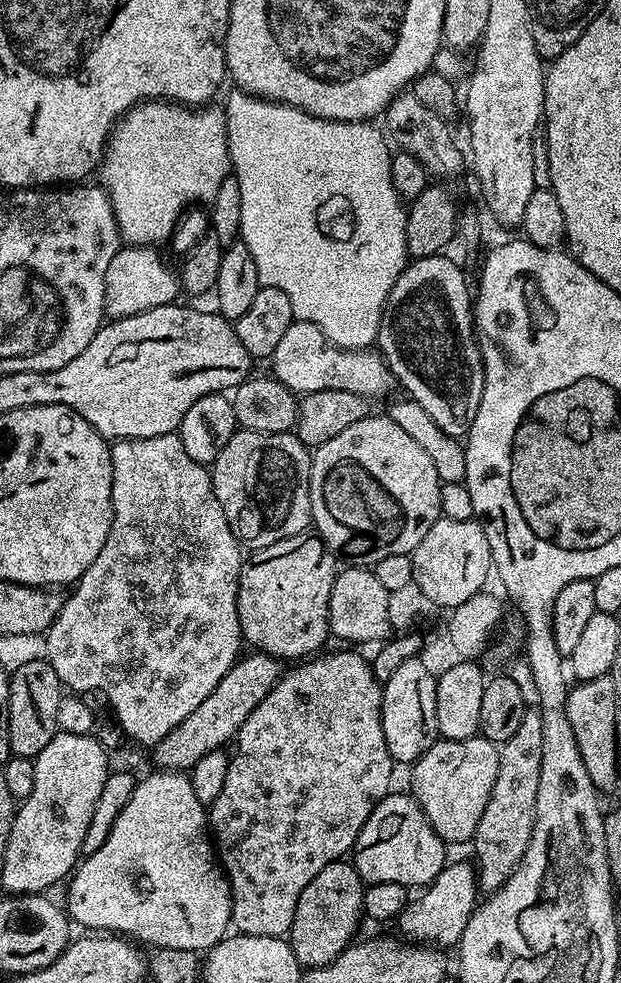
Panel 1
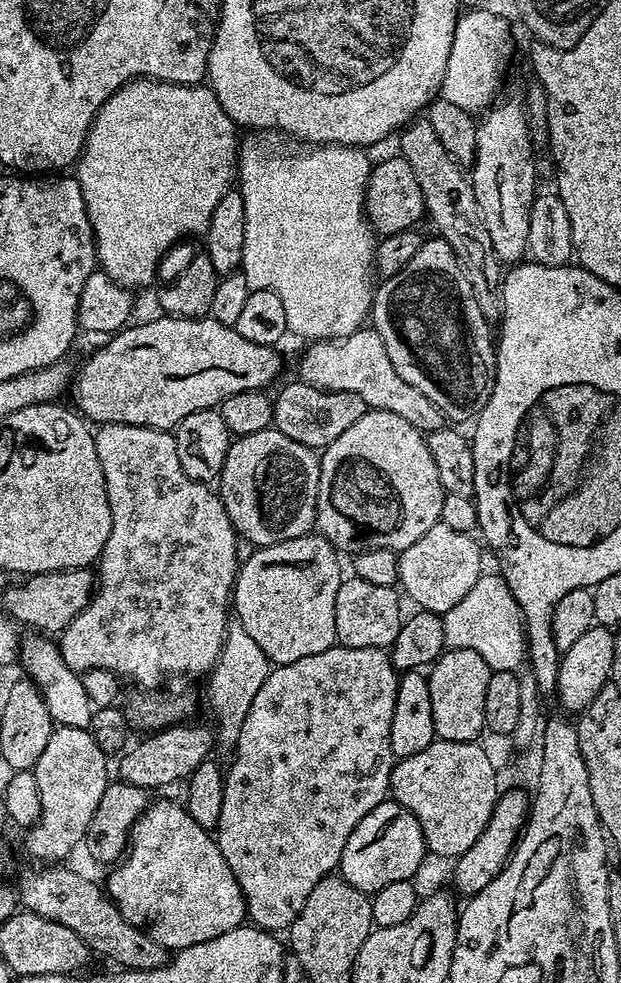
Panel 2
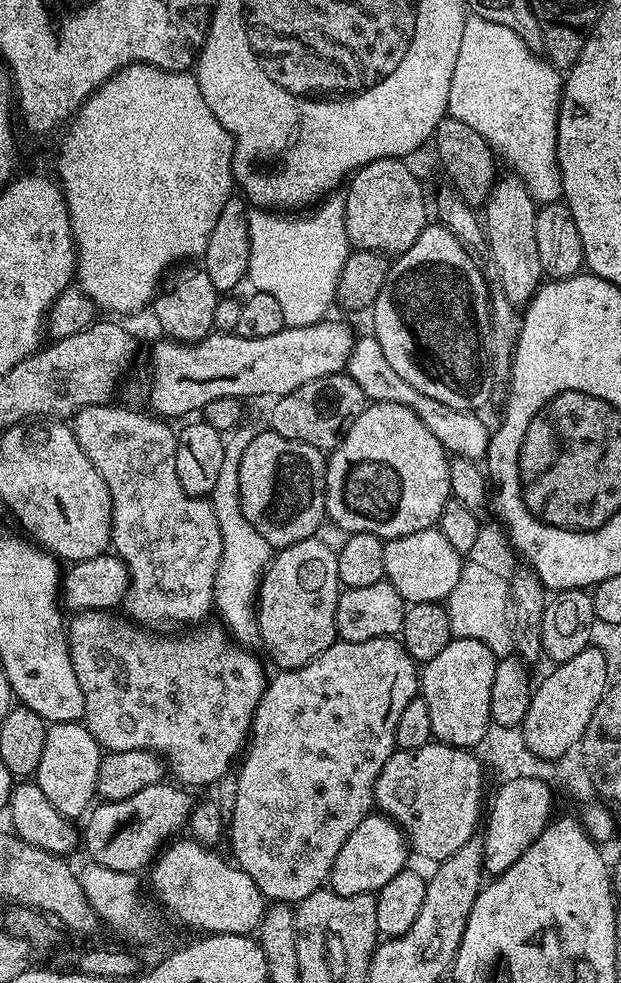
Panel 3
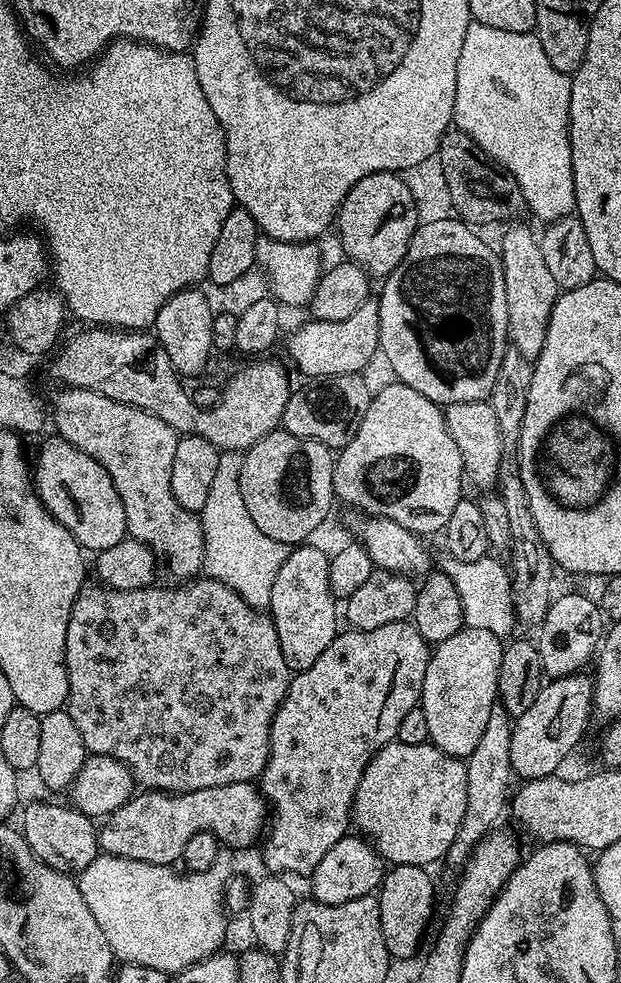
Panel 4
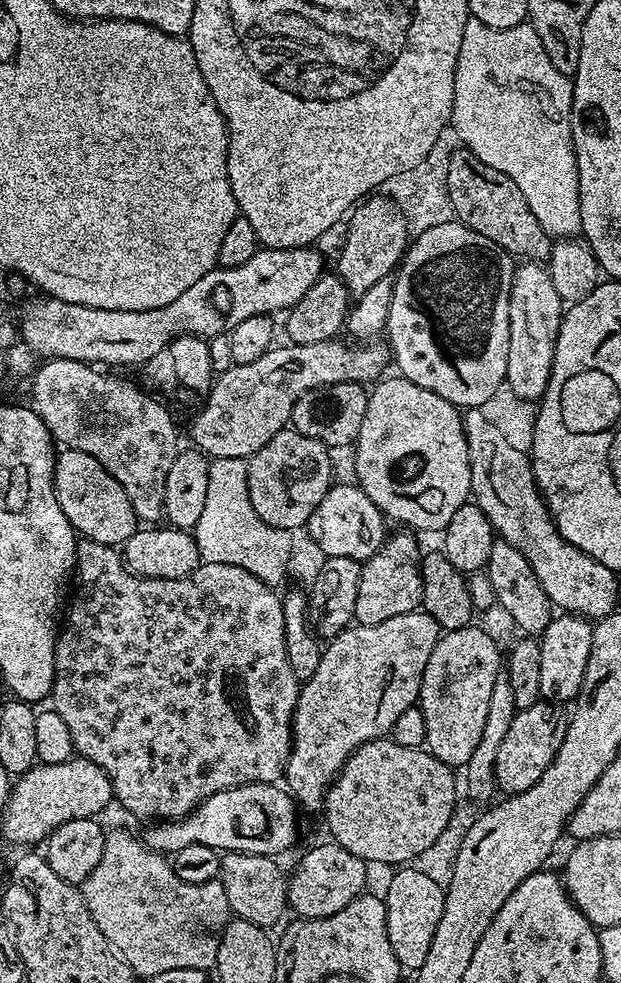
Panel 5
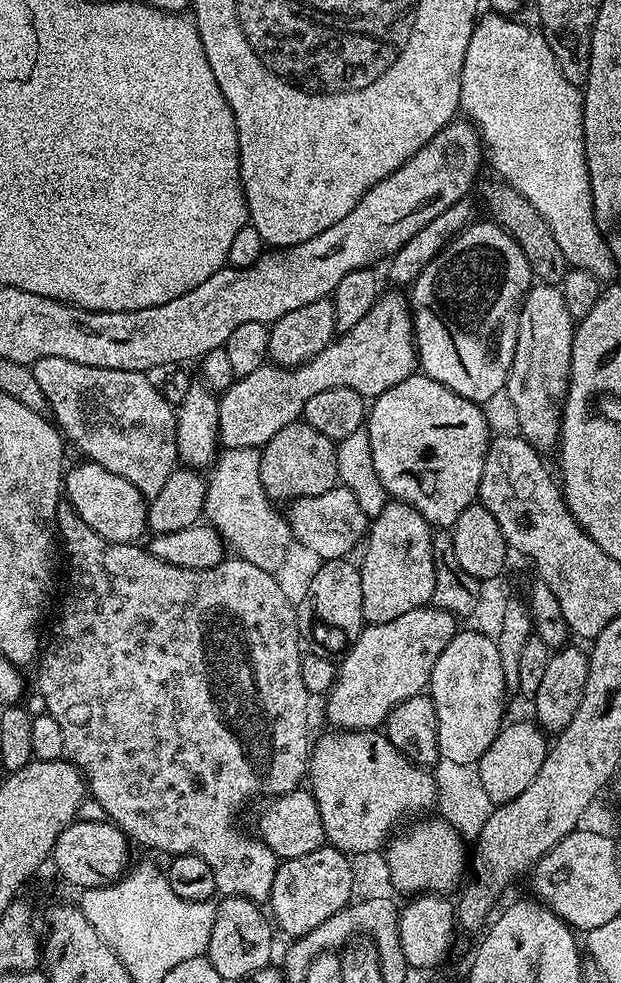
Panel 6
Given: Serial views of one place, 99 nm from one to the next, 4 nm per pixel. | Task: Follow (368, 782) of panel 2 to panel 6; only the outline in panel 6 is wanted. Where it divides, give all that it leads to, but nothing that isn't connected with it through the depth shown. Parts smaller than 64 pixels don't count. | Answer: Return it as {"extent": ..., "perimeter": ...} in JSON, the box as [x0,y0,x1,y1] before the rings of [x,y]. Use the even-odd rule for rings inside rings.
{"extent":[326,606,458,730],"perimeter":[[[425,606],[401,614],[394,622],[368,624],[343,653],[336,669],[336,680],[326,694],[328,720],[336,730],[376,730],[389,714],[411,696],[427,689],[438,654],[458,631],[457,617],[435,606]]]}

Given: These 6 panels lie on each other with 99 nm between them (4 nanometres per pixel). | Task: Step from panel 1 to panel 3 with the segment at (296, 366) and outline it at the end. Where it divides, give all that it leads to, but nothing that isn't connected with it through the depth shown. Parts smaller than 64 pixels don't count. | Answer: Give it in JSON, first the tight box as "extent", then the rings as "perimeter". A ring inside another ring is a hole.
{"extent":[346,334,490,461],"perimeter":[[[371,334],[362,335],[357,339],[356,345],[352,347],[352,353],[348,359],[346,375],[354,378],[358,386],[362,386],[365,397],[369,401],[381,404],[382,402],[394,402],[414,410],[422,422],[426,422],[426,430],[442,442],[445,452],[452,456],[461,456],[471,460],[483,461],[488,455],[488,438],[490,428],[487,428],[476,412],[459,412],[454,410],[454,406],[446,406],[446,402],[438,402],[434,398],[426,398],[422,390],[414,390],[406,378],[401,378],[386,362],[386,354],[382,354],[382,346],[378,346],[376,337]]]}

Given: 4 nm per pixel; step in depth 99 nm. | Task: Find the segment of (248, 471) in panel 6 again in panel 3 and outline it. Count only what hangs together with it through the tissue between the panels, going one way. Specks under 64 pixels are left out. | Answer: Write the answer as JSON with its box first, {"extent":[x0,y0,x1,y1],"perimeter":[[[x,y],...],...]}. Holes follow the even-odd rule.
{"extent":[211,422,274,650],"perimeter":[[[245,422],[233,432],[223,433],[224,453],[222,454],[222,470],[211,494],[214,514],[218,517],[218,528],[222,530],[222,558],[215,575],[215,611],[222,616],[221,623],[228,634],[241,647],[256,650],[261,647],[261,628],[257,620],[256,596],[259,592],[260,579],[268,563],[272,561],[274,549],[250,522],[246,522],[246,514],[242,514],[240,491],[238,490],[238,466],[242,464],[242,454],[246,454],[246,446],[256,437],[257,425]]]}

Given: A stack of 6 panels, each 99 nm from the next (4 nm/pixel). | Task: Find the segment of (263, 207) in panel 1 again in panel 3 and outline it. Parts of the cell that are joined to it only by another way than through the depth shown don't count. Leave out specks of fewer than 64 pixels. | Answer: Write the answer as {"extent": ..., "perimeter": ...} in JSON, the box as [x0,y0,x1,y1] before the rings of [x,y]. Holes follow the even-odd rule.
{"extent":[247,195,350,328],"perimeter":[[[343,195],[325,196],[307,214],[281,214],[256,206],[249,211],[248,221],[250,266],[247,283],[252,283],[251,287],[257,292],[271,294],[281,304],[282,318],[289,328],[310,326],[325,319],[331,313],[328,311],[332,304],[334,308],[337,303],[338,282],[350,251],[344,229]]]}

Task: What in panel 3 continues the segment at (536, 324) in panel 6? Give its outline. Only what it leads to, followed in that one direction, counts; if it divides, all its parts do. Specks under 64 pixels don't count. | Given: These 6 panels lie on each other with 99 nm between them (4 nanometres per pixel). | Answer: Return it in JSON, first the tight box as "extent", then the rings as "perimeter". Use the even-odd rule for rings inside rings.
{"extent":[482,174,542,306],"perimeter":[[[508,174],[505,180],[500,178],[495,181],[482,208],[486,252],[492,255],[498,285],[515,306],[523,305],[542,283],[536,237],[537,211],[536,201],[532,199],[520,177],[515,174]]]}

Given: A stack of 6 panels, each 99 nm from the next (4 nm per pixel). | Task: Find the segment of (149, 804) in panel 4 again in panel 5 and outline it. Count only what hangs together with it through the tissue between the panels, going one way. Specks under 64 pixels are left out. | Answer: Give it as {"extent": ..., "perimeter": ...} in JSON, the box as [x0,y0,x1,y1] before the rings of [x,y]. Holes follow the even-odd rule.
{"extent":[142,783,300,858],"perimeter":[[[279,783],[243,784],[237,788],[218,790],[179,820],[152,822],[142,833],[145,846],[161,854],[174,854],[182,846],[205,844],[217,852],[245,852],[255,856],[280,858],[296,844],[300,820],[296,817],[298,805],[291,792]]]}

